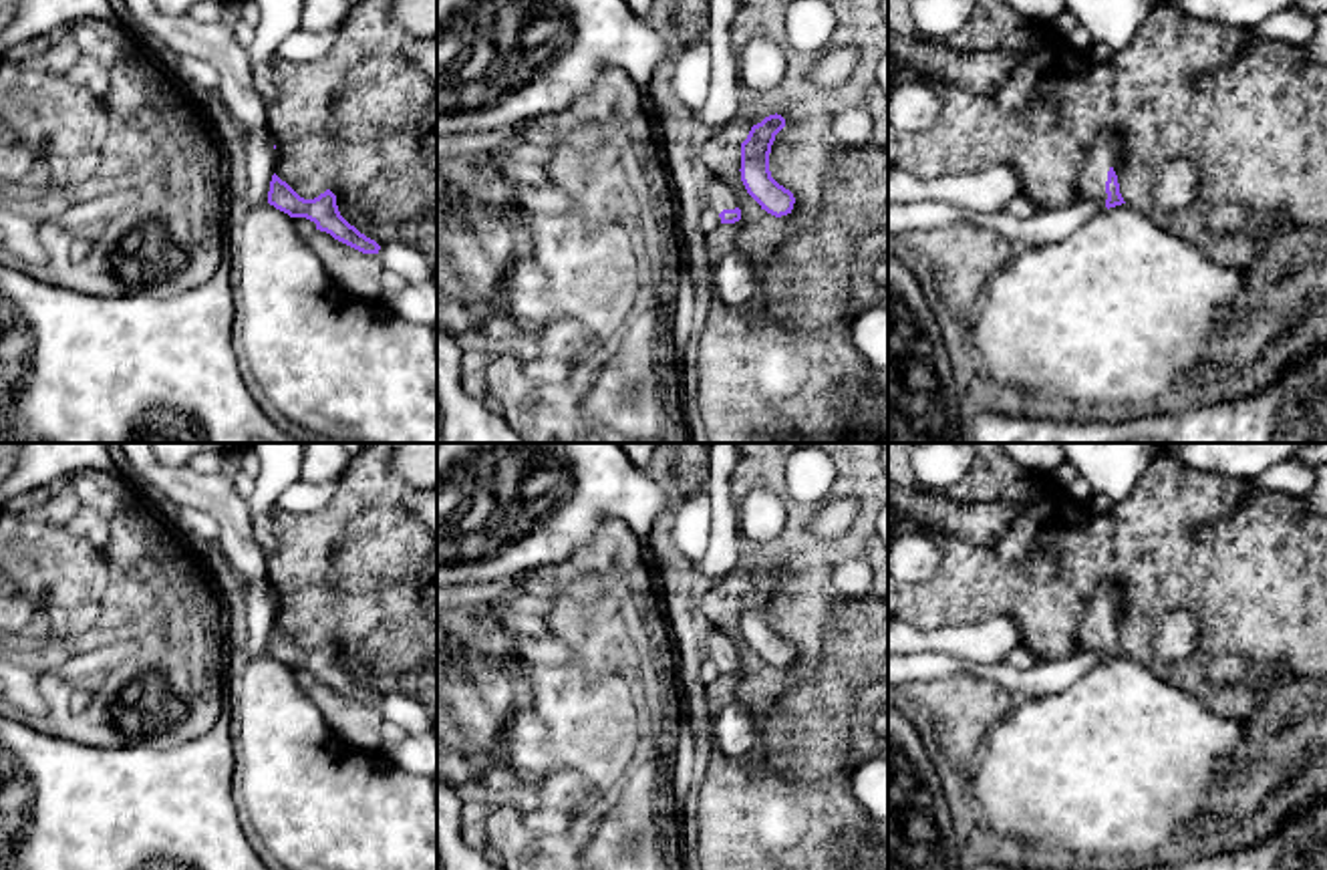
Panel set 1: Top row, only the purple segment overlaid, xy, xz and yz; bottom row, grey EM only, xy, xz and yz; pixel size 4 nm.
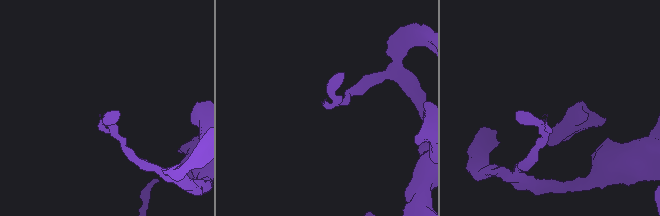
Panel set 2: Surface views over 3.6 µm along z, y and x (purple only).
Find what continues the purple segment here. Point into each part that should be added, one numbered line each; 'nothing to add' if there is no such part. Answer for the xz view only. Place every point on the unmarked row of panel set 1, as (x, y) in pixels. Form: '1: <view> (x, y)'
1: xz (719, 647)

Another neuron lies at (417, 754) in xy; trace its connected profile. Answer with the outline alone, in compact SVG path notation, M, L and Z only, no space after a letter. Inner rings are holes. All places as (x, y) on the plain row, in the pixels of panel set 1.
M435 729L421 735L407 735L399 743L383 741L379 751L413 773L419 773L431 779L437 775L437 731Z

